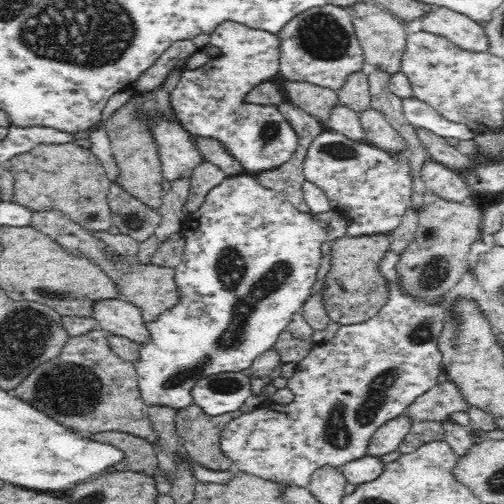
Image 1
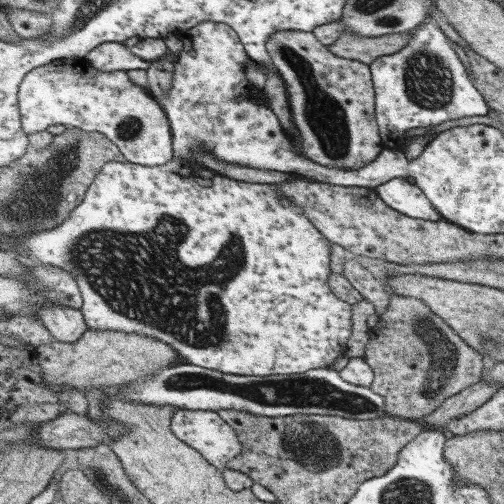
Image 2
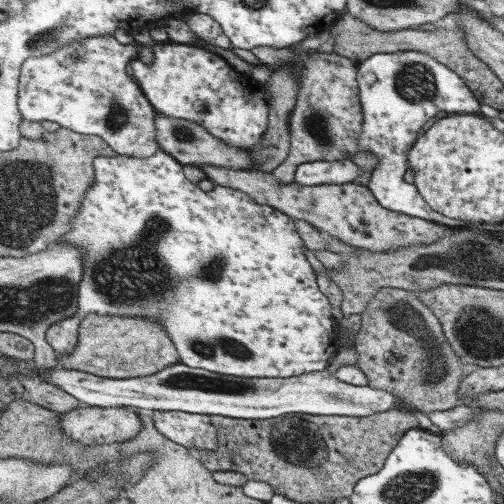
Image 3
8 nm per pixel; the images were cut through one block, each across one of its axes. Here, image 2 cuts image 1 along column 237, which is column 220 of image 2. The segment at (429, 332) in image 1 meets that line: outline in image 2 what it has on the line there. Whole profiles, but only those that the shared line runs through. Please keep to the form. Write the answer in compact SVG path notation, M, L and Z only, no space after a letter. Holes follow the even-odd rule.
M175 410L171 418L171 434L179 442L199 452L199 456L203 456L203 460L207 460L207 464L211 464L219 472L225 470L227 462L235 464L235 456L239 456L241 450L239 438L235 438L235 430L231 430L231 426L227 426L217 412L209 410Z

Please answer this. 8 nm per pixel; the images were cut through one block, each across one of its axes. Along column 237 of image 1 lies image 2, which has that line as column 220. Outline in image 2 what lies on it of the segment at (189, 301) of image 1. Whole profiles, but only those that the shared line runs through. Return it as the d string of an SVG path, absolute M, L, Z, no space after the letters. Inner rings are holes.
M171 158L169 162L165 162L163 166L141 166L141 164L131 164L131 162L107 162L95 176L93 184L87 188L85 192L85 198L83 202L69 214L69 218L65 222L61 222L55 230L43 230L43 232L37 232L33 236L27 236L23 240L23 250L27 254L23 256L29 256L33 260L39 260L39 264L51 264L51 266L57 266L57 268L63 268L67 272L71 272L79 284L79 290L81 290L81 298L83 298L83 306L79 308L81 314L83 314L83 320L87 324L87 328L97 328L97 330L121 330L121 332L137 332L137 334L145 334L145 336L151 336L151 338L157 338L169 346L173 346L175 352L179 352L179 358L181 362L187 362L187 364L193 364L193 366L201 366L201 368L209 368L209 370L219 370L223 374L237 374L237 376L295 376L299 372L307 372L307 370L321 370L321 368L329 368L329 364L337 358L337 354L341 354L341 344L349 338L349 304L337 300L333 294L329 294L329 286L327 286L327 272L329 272L329 240L319 234L319 230L315 230L315 226L311 226L309 218L297 208L293 206L289 200L283 200L283 198L277 198L277 188L273 184L251 184L251 182L239 182L239 180L231 180L231 178L225 178L225 176L217 176L213 178L213 184L211 186L199 186L195 184L195 170L193 170L193 164L191 162L181 162L179 158Z

